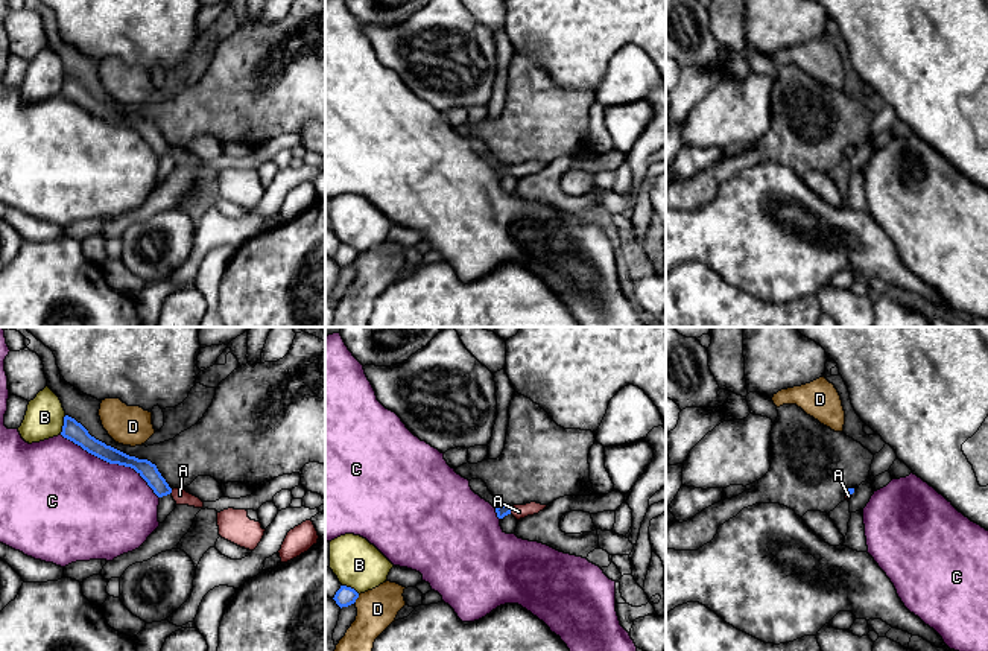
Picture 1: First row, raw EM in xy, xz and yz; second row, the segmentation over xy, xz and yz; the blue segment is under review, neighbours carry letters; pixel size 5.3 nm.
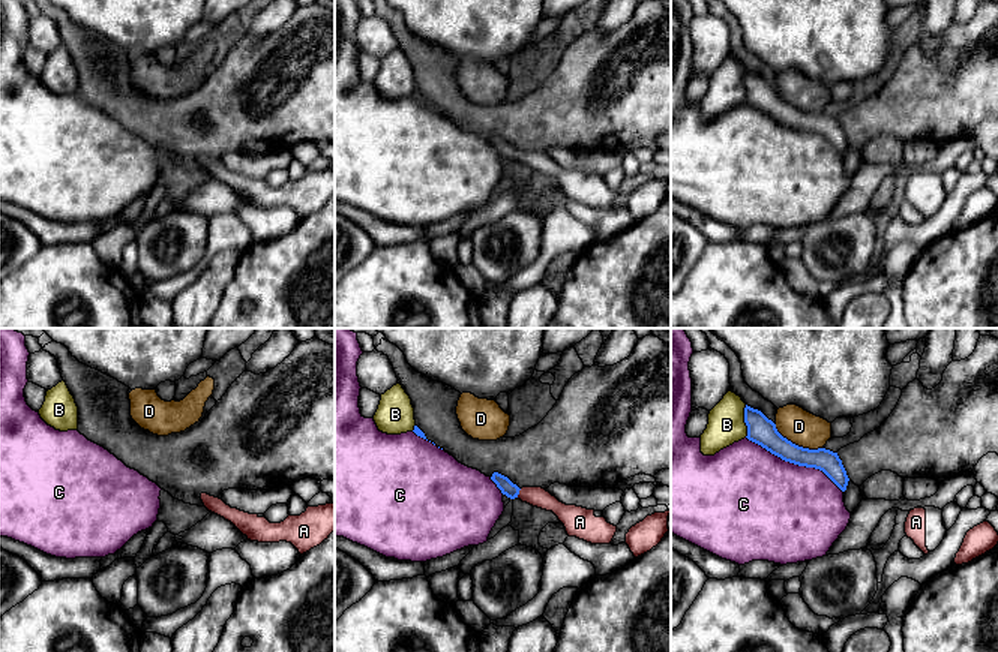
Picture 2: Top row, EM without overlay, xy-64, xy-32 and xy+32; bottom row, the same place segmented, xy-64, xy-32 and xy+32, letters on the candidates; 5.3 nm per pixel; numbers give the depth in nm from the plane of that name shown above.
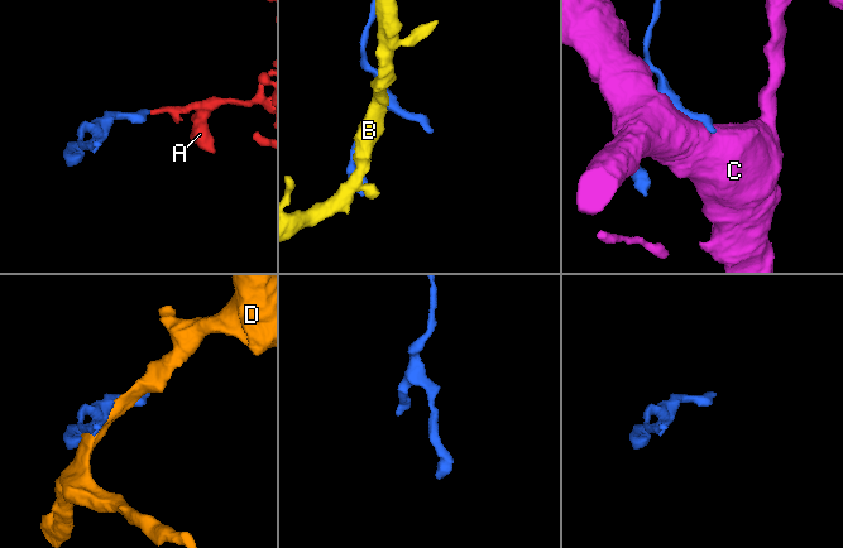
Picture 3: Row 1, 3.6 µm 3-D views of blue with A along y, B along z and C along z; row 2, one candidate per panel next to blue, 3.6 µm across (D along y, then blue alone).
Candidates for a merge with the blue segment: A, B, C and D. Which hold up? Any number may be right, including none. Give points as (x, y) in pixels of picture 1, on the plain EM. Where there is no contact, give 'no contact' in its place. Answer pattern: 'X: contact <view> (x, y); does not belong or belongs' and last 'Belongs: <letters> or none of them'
A: contact xz (511, 168); belongs
B: contact xy (64, 84); does not belong
C: contact xy (111, 122); does not belong
D: contact xz (356, 257); does not belong
Belongs: A

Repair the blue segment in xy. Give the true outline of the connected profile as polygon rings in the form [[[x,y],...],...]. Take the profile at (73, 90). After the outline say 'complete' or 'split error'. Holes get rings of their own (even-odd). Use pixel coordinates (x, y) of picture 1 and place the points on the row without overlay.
[[[65,75],[61,94],[74,103],[81,105],[88,113],[109,122],[134,128],[154,149],[158,157],[167,155],[172,152],[172,148],[166,138],[158,131],[157,125],[147,119],[138,119],[129,116],[105,102],[96,99],[88,93],[88,90],[78,82],[74,78]]] | complete

